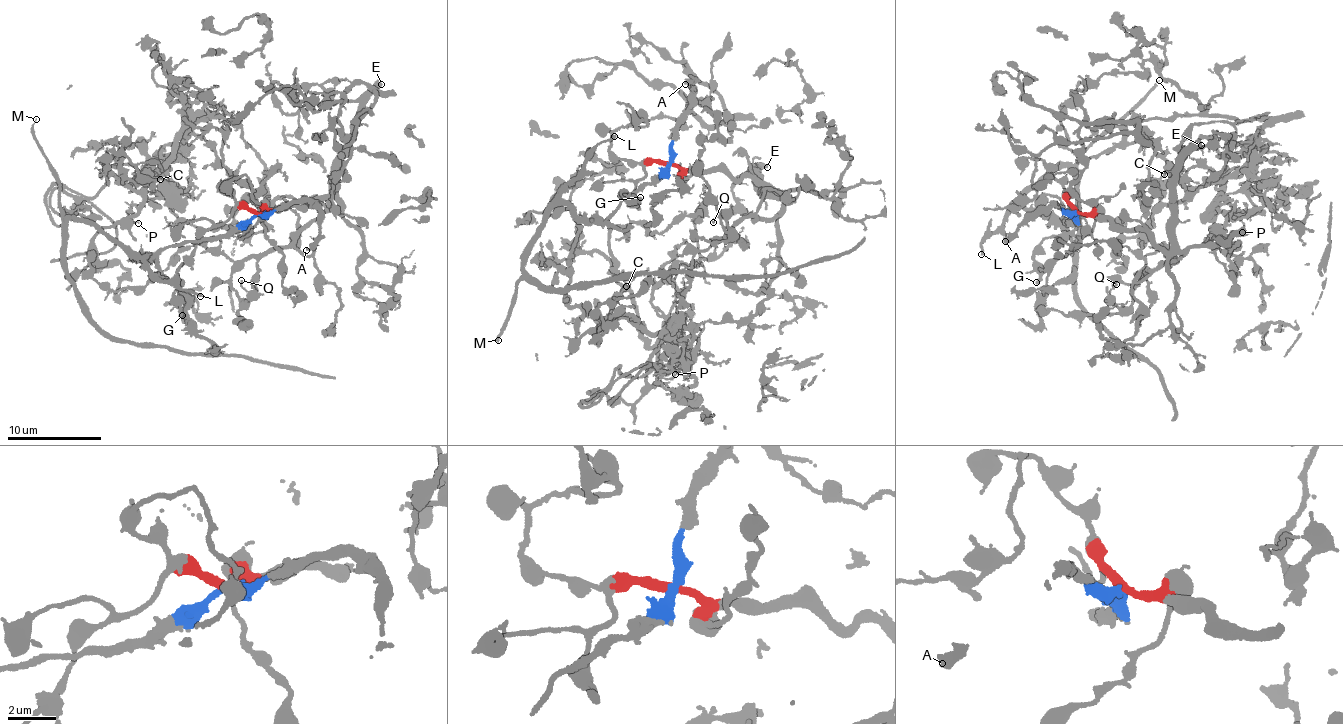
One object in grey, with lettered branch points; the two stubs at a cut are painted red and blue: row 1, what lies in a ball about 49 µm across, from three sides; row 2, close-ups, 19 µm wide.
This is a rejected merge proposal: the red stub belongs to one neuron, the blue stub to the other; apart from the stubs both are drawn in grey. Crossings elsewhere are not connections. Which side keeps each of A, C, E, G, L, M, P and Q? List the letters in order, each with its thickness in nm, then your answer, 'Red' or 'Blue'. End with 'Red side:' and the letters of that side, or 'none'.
A: Thickness 360 nm. Blue
C: Thickness 180 nm. Red
E: Thickness 460 nm. Red
G: Thickness 300 nm. Red
L: Thickness 190 nm. Blue
M: Thickness 100 nm. Blue
P: Thickness 140 nm. Red
Q: Thickness 130 nm. Red
Red side: C, E, G, P, Q

